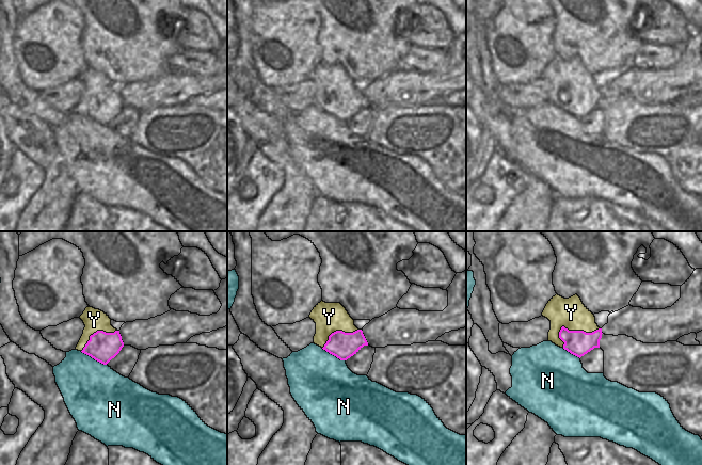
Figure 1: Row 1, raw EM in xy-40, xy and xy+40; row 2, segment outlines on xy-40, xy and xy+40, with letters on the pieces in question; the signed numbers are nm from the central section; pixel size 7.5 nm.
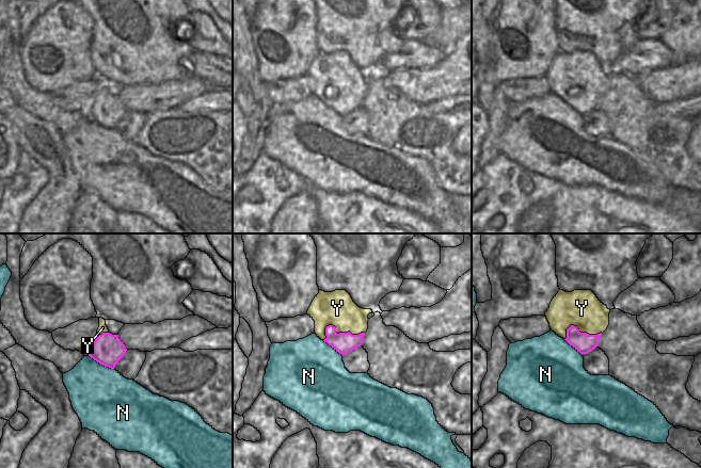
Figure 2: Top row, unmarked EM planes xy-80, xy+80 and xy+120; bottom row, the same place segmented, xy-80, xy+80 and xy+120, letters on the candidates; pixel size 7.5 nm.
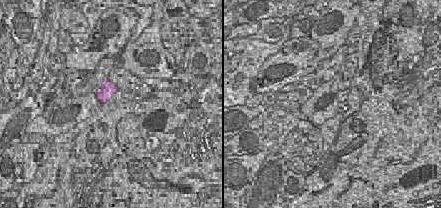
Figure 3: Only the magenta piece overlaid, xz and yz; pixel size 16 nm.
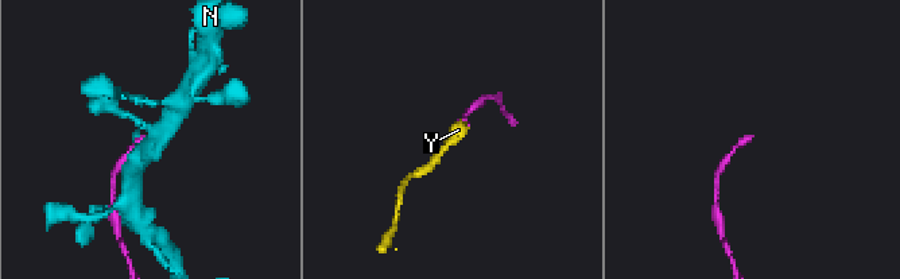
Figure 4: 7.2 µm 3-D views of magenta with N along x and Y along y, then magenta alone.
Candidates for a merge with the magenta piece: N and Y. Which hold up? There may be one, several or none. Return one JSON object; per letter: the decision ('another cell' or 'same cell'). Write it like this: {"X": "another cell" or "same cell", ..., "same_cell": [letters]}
{"N": "another cell", "Y": "same cell", "same_cell": ["Y"]}

